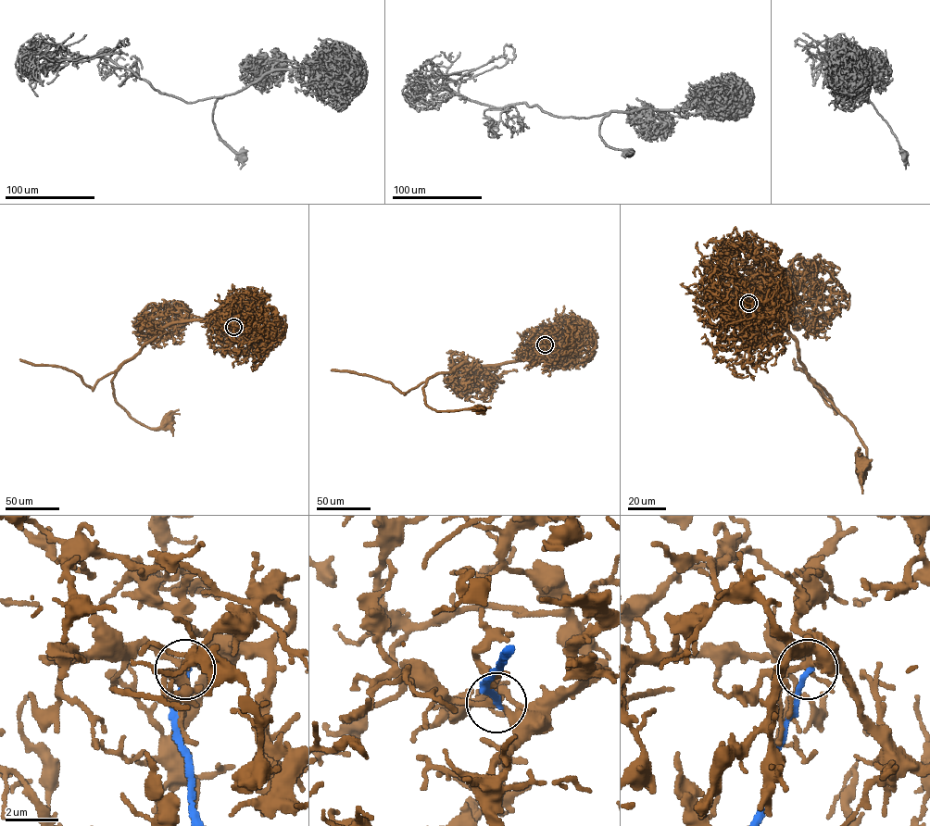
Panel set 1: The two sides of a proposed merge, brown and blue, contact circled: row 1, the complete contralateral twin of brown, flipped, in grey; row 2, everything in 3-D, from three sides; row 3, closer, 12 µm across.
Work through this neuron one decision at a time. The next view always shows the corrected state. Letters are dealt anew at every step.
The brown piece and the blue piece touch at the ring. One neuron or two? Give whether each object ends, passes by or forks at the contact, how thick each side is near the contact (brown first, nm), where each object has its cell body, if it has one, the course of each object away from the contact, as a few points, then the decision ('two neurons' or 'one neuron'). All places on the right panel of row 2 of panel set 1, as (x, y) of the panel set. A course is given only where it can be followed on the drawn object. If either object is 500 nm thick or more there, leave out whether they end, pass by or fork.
brown forks | blue ends | 220/220 nm | brown (863, 463) | blue none | brown via (748, 302), (760, 309), (776, 290), (785, 294), (780, 323), (808, 378), (862, 442), (862, 463) | blue via (748, 302), (745, 315), (733, 327) | two neurons

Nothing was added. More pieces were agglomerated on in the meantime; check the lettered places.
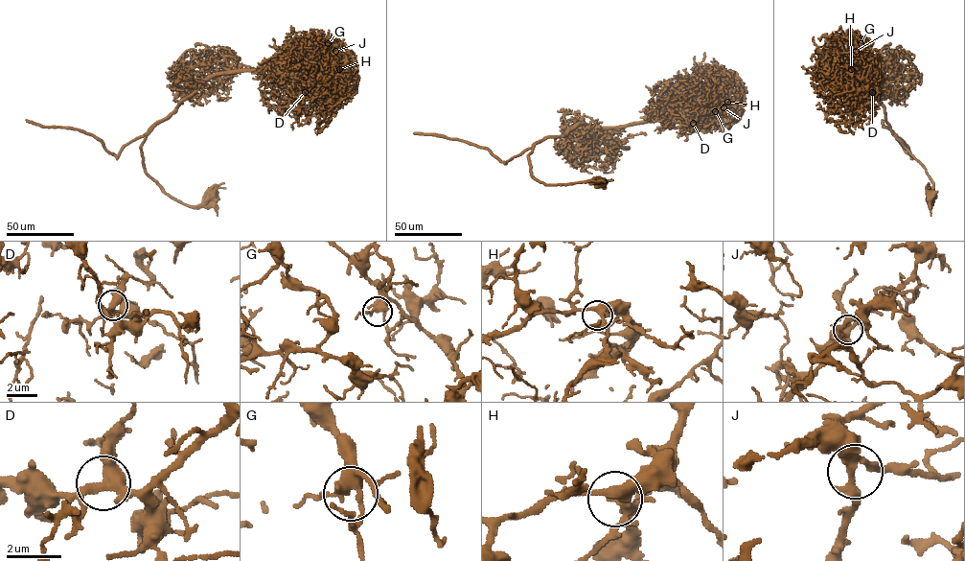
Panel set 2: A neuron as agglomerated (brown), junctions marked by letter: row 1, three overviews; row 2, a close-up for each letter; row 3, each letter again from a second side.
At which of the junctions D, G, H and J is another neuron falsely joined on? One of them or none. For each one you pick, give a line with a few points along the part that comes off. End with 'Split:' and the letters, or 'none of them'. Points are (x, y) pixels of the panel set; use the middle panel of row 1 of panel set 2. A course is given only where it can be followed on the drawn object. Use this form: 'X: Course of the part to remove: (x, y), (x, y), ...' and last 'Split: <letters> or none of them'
Split: none of them

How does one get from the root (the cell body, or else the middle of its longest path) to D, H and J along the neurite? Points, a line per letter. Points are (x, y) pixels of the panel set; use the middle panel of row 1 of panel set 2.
D: (601, 182), (544, 184), (529, 154), (579, 124), (686, 115), (693, 123)
H: (601, 182), (544, 184), (532, 175), (529, 154), (536, 144), (579, 124), (615, 127), (712, 115), (727, 102)
J: (601, 182), (544, 184), (532, 175), (529, 154), (536, 144), (579, 124), (615, 127), (712, 115), (723, 107)

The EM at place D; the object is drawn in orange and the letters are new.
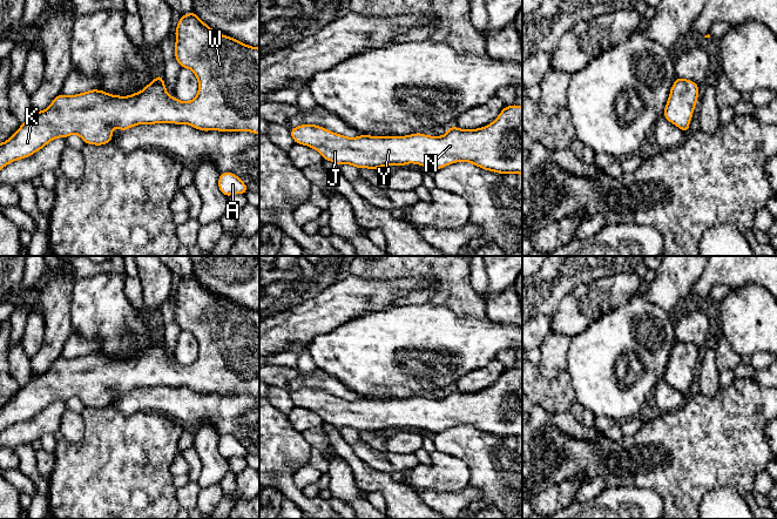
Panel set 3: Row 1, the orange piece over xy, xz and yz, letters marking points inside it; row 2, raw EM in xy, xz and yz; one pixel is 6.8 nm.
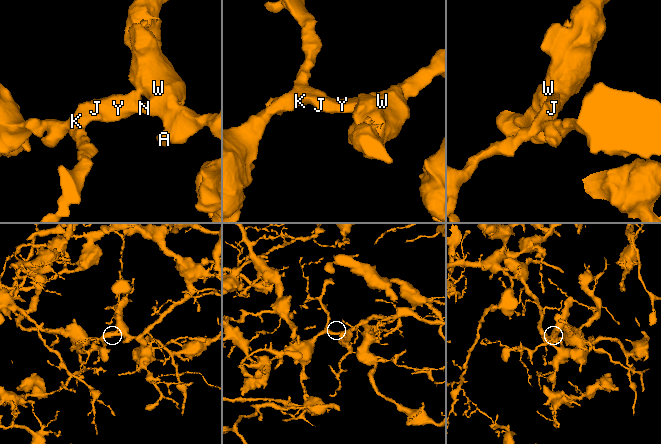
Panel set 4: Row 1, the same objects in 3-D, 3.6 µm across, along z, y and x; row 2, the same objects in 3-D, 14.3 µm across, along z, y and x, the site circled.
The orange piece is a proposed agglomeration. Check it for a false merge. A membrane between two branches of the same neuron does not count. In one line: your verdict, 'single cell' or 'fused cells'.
single cell

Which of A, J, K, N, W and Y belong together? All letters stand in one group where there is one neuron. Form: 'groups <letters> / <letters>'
groups A J K N W Y

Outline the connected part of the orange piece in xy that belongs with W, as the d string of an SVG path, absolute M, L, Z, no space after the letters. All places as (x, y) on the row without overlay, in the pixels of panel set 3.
M191 274L177 287L175 322L181 331L191 332L198 343L197 359L181 365L169 358L158 336L154 344L130 359L117 359L92 352L72 359L58 358L50 369L36 375L5 405L0 406L0 433L11 425L26 422L52 403L79 398L87 407L107 407L113 402L112 390L128 393L136 387L185 386L209 395L251 395L259 397L259 311L219 297Z

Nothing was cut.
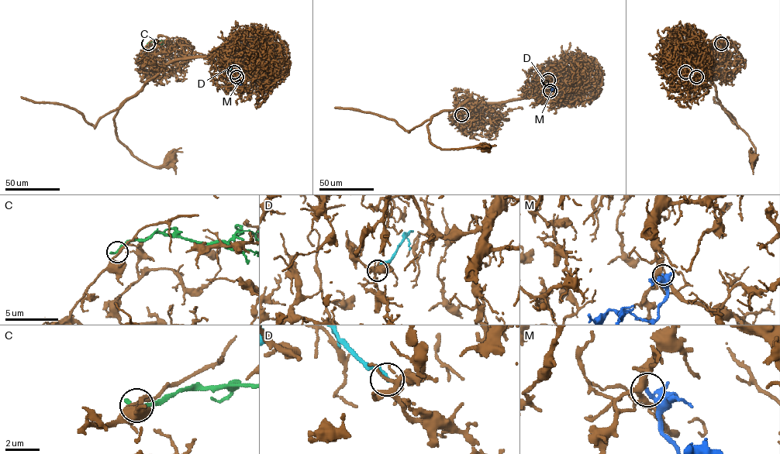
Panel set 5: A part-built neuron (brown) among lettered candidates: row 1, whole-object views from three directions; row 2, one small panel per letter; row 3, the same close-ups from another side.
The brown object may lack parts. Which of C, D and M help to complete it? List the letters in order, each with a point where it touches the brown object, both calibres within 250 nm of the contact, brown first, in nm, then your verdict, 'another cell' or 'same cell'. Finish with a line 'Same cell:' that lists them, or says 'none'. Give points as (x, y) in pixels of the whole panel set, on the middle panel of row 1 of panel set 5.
C: (461, 115) | 200/280 nm | another cell
D: (548, 80) | 180/220 nm | another cell
M: (550, 91) | 340/360 nm | same cell
Same cell: M

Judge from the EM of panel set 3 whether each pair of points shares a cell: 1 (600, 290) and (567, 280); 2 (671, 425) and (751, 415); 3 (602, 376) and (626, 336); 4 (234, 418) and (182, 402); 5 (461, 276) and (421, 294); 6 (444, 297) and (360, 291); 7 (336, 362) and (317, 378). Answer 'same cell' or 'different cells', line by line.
1: different cells
2: same cell
3: same cell
4: same cell
5: same cell
6: different cells
7: different cells

